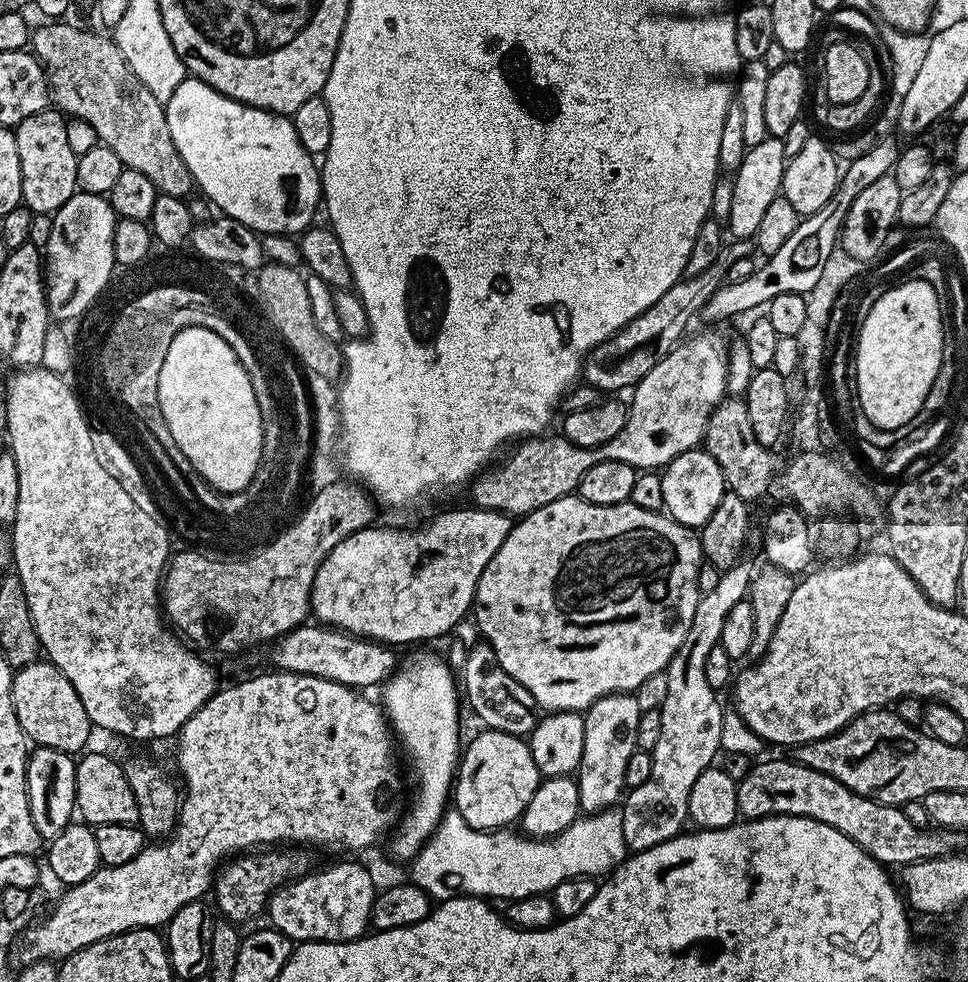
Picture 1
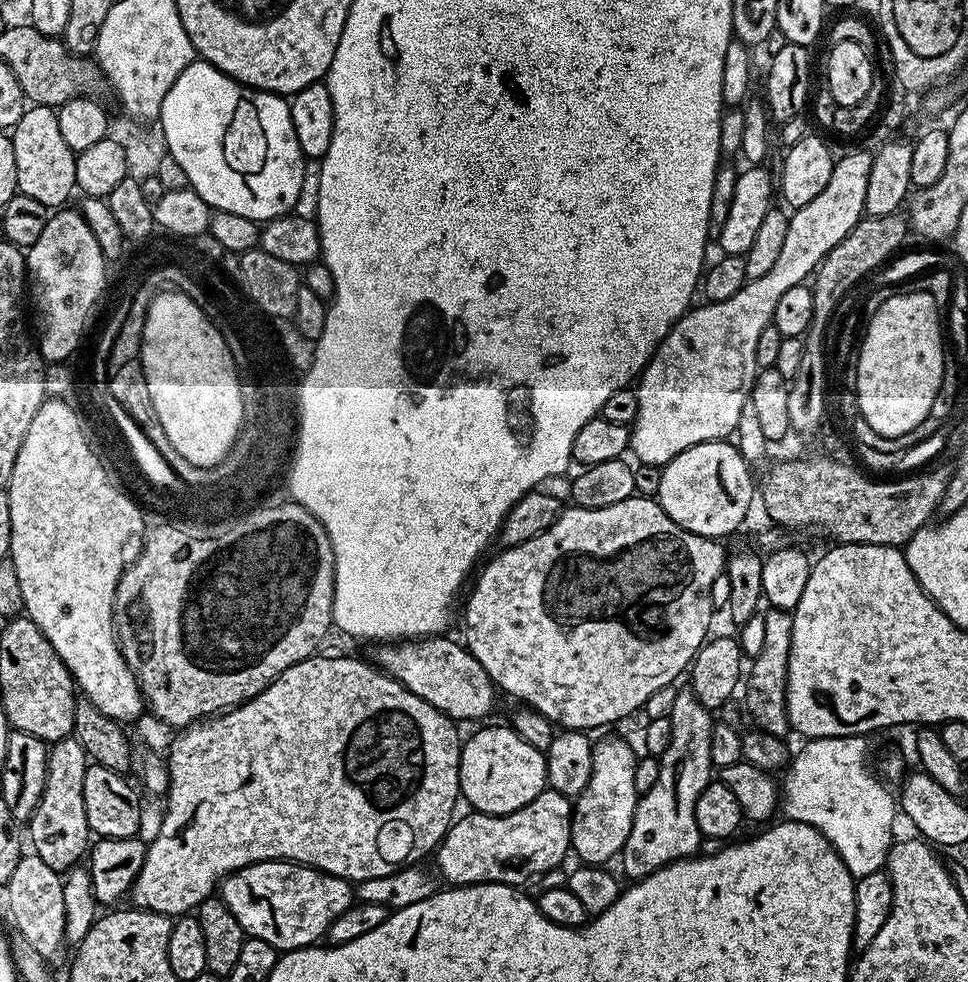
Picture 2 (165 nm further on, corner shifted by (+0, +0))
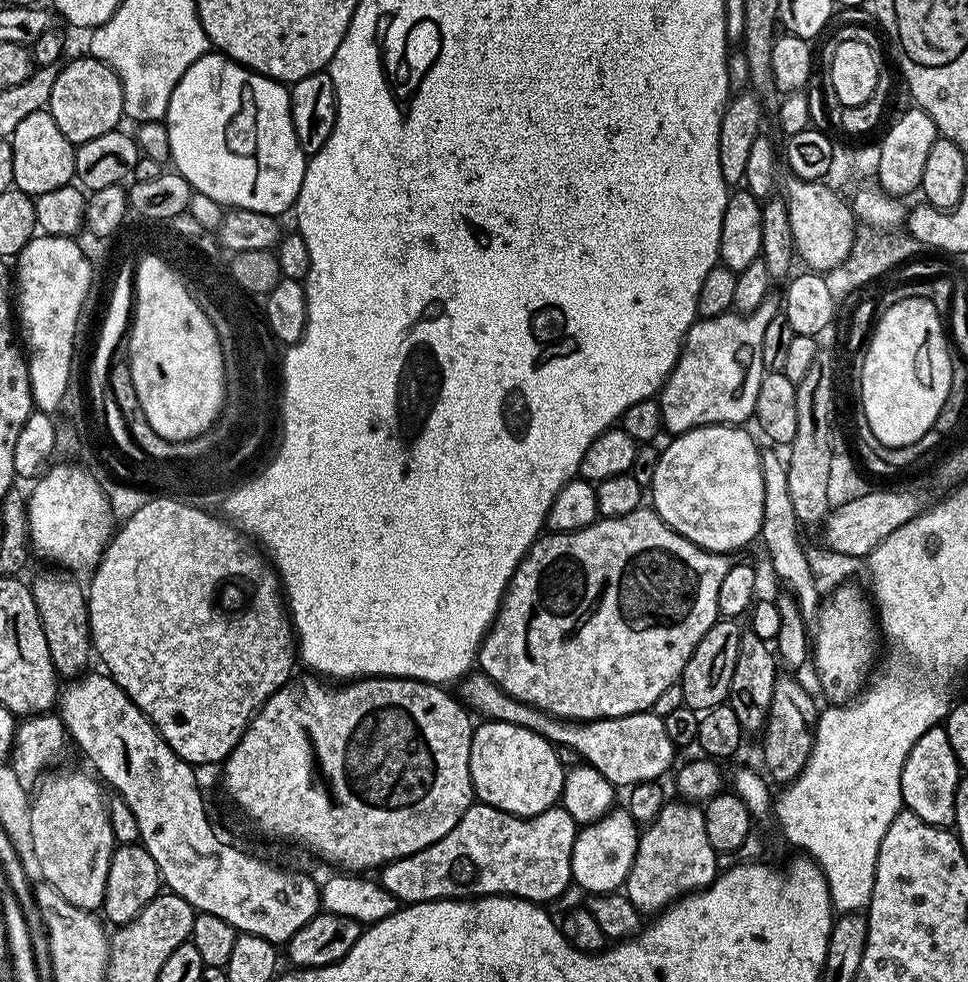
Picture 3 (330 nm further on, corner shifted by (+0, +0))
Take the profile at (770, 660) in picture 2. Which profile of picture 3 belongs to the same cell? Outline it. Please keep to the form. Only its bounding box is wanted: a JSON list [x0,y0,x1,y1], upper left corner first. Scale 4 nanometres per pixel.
[762,674,818,786]

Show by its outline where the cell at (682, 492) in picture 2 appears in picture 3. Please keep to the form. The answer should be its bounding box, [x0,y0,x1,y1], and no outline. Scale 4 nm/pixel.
[651,424,764,554]

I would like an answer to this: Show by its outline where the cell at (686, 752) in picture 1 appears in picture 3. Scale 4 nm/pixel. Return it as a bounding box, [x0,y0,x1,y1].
[622,798,718,914]

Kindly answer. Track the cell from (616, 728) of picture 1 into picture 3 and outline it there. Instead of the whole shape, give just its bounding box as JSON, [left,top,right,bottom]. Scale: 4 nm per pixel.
[571,808,639,895]

